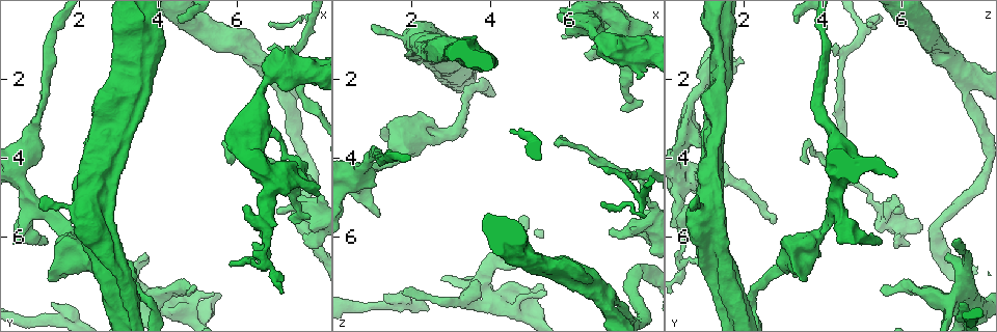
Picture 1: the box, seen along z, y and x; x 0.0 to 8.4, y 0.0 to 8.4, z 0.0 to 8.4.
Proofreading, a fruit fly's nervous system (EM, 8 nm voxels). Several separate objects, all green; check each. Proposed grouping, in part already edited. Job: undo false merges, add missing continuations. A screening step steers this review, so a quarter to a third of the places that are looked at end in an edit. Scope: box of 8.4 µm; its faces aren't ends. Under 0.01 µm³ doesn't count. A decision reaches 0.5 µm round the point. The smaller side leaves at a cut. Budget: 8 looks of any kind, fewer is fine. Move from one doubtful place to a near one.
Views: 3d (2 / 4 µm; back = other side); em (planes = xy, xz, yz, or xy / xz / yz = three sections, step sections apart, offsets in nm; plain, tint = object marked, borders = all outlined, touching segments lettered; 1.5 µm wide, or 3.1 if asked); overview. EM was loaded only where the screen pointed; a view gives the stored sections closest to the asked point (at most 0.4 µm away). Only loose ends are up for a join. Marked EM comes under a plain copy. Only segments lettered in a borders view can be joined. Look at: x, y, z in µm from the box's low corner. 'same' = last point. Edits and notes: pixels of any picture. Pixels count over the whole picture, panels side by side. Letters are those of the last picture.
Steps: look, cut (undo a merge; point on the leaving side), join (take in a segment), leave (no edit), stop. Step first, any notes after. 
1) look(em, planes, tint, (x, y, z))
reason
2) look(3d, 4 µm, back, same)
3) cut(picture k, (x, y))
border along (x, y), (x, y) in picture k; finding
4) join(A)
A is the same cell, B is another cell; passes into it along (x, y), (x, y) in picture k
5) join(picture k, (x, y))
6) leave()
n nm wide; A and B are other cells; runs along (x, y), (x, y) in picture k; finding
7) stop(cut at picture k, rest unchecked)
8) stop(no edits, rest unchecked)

look(em, planes, borders, (5.85, 6.65, 0.90))
thin end

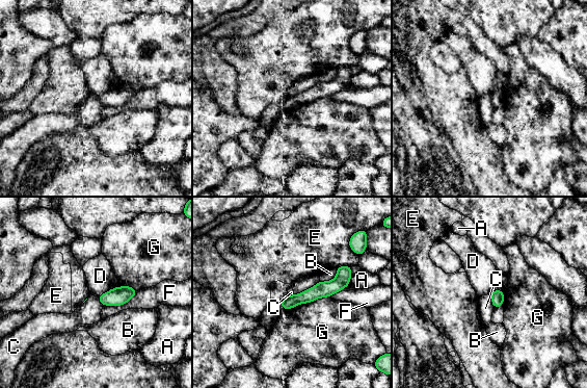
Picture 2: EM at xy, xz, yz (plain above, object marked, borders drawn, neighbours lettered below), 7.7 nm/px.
leave()
G touches over 400 nm; A, B, C, D, E, F and G are other cells; runs along (345, 275), (334, 286), (284, 306) in picture 2; no lettered segment goes on from it

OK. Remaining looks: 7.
look(em, xz, step 8, borders, (1.00, 5.25, 0.65))
branch stops here

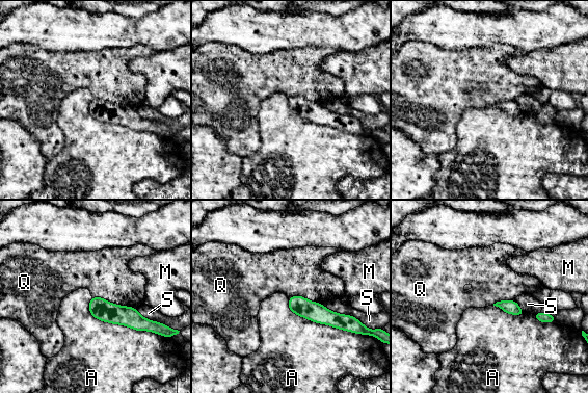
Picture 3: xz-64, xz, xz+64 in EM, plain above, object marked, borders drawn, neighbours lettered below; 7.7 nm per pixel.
look(em, yz, step 4, borders, same)

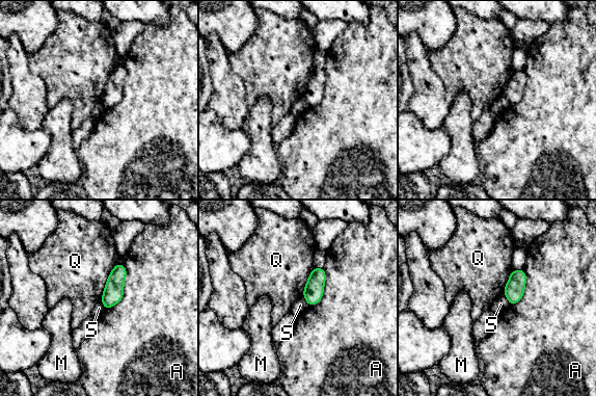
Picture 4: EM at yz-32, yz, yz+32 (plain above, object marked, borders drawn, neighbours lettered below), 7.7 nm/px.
leave()
A, M, Q and S are other cells; border along (115, 263), (100, 298) in picture 4; no lettered segment goes on from it

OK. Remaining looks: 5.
look(3d, 2 µm, (1.30, 7.70, 7.55))
branch stops here

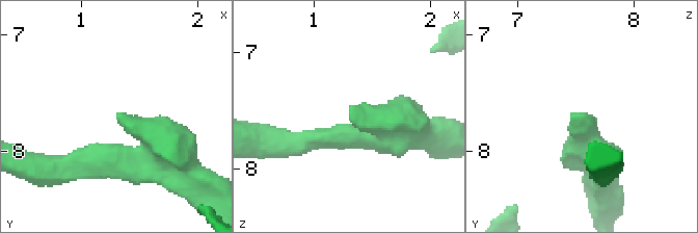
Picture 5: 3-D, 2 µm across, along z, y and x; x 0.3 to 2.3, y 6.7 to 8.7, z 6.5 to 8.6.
look(em, planes, borders, (1.30, 7.66, 7.50))

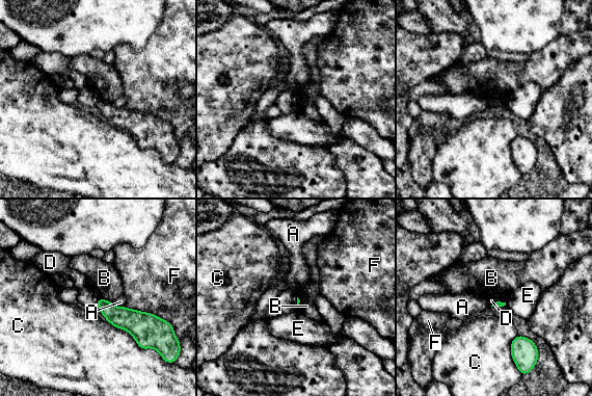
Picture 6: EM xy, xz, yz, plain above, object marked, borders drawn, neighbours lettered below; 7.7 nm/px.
leave()
A, B, C, D, E and F are other cells; border along (98, 298), (96, 305) in picture 6; no lettered segment goes on from it

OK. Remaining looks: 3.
stop(no edits, rest unchecked)

